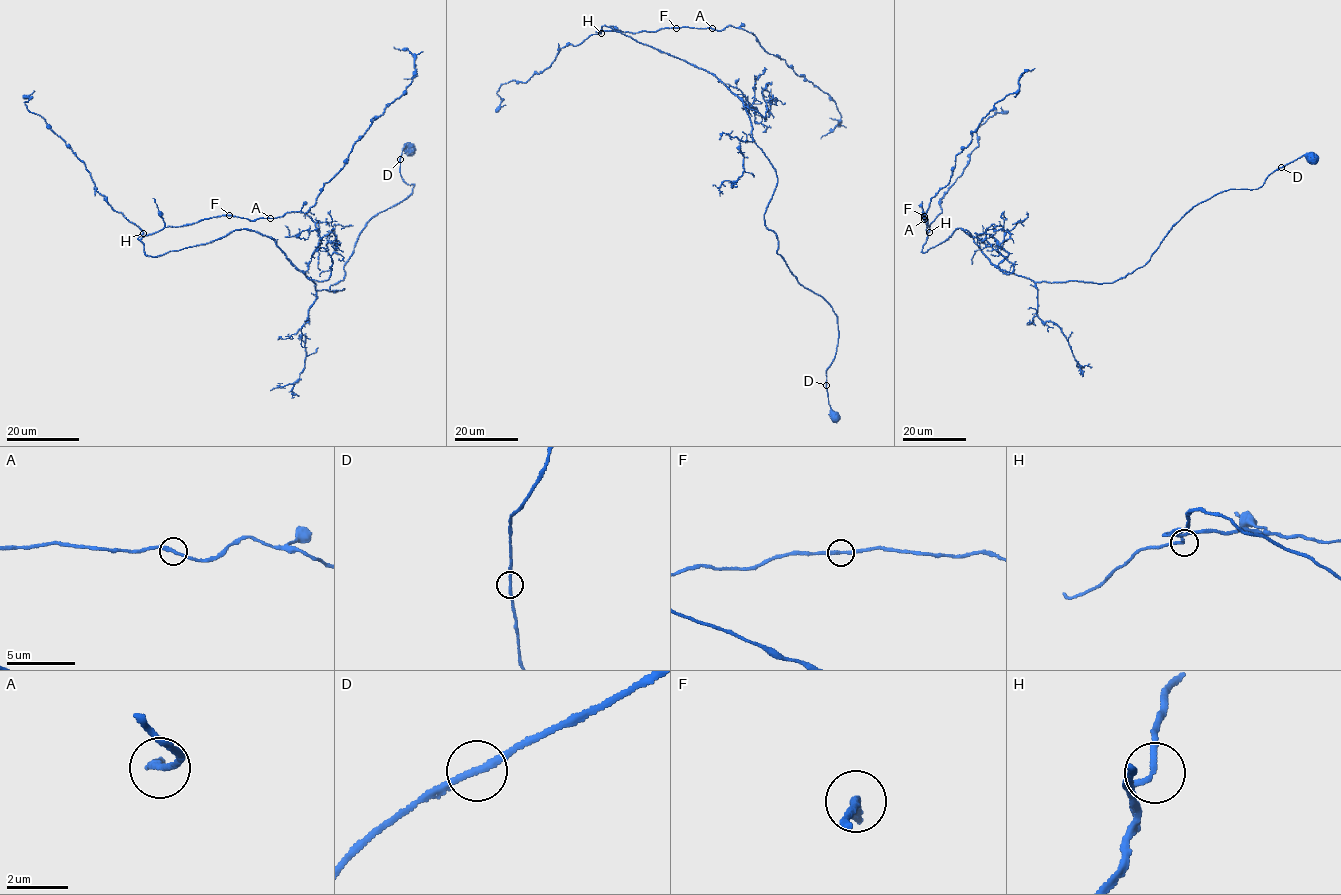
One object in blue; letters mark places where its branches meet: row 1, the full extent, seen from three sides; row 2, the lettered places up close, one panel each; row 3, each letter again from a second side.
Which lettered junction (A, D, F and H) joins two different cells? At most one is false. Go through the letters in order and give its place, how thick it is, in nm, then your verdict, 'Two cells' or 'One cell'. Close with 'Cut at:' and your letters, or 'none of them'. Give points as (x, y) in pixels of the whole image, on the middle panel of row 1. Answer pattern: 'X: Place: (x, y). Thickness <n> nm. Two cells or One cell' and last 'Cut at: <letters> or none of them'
A: Place: (712, 28). Thickness 220 nm. One cell
D: Place: (826, 385). Thickness 200 nm. One cell
F: Place: (676, 28). Thickness 220 nm. One cell
H: Place: (601, 33). Thickness 180 nm. One cell
Cut at: none of them

